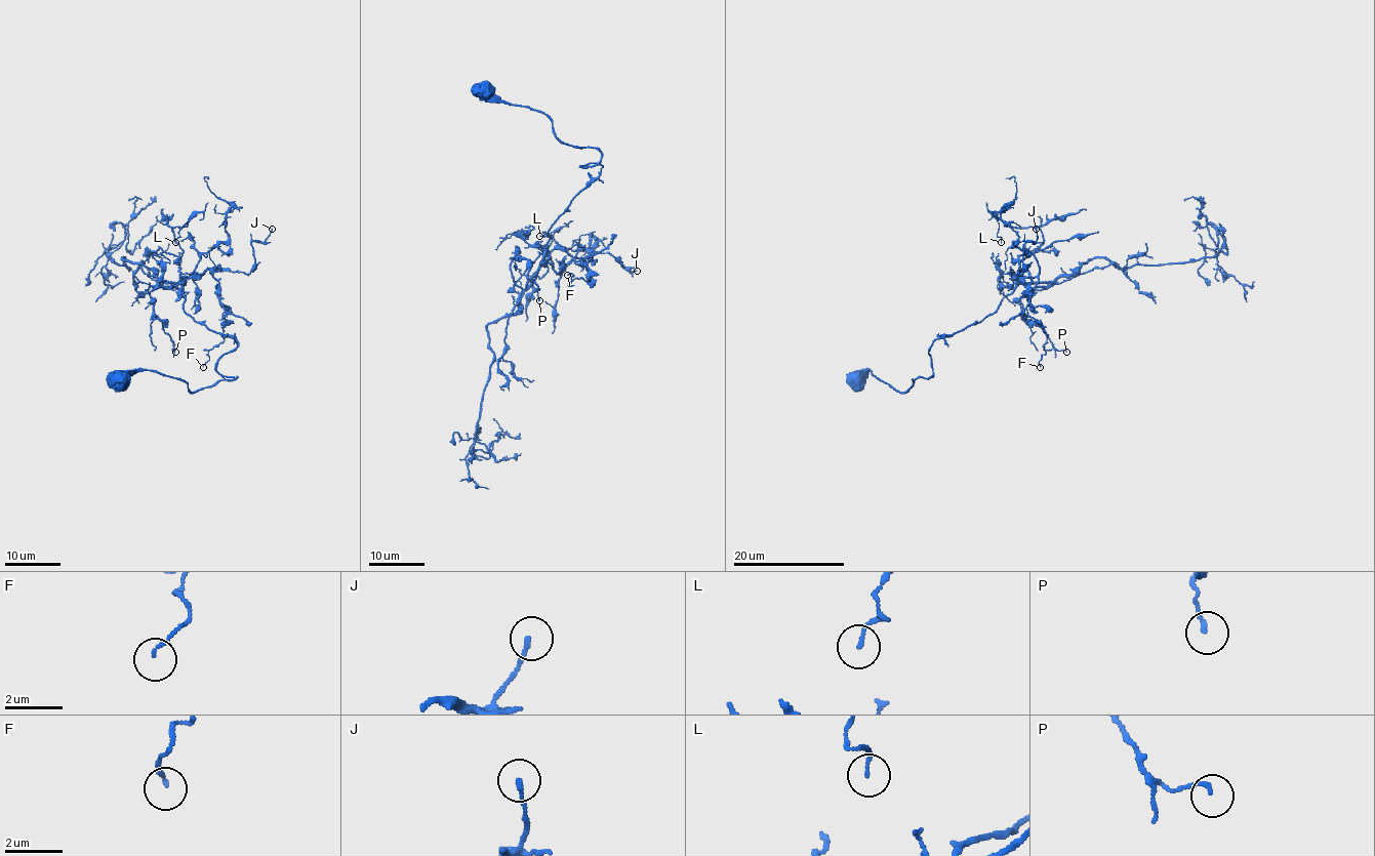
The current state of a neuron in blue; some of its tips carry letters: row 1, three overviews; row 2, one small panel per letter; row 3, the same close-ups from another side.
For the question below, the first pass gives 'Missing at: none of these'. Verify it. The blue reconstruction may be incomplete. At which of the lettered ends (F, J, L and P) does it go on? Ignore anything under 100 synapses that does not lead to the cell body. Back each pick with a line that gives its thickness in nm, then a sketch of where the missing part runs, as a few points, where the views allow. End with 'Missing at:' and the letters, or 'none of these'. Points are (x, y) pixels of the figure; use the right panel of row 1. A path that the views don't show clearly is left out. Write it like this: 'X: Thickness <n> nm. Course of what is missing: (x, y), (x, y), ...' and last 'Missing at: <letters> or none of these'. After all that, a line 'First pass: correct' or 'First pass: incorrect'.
Missing at: none of these
First pass: correct

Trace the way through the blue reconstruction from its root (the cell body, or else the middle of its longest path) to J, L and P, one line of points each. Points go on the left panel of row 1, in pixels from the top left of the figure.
J: (115, 378), (236, 378), (216, 370), (236, 339), (185, 312), (182, 284), (248, 273), (272, 229)
L: (115, 378), (236, 378), (216, 370), (236, 339), (184, 309), (172, 227), (189, 220), (175, 242)
P: (115, 378), (152, 370), (192, 392), (236, 378), (216, 370), (236, 339), (157, 282), (146, 291), (175, 352)

